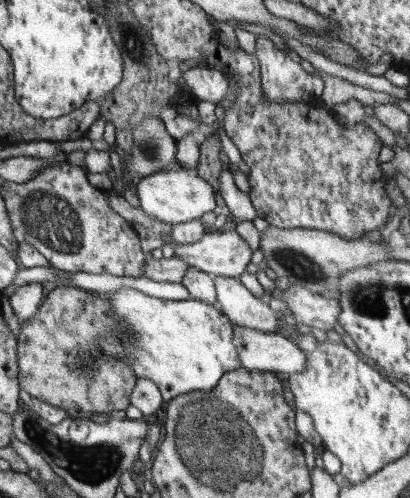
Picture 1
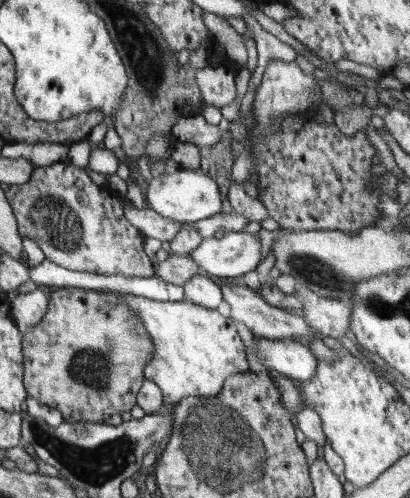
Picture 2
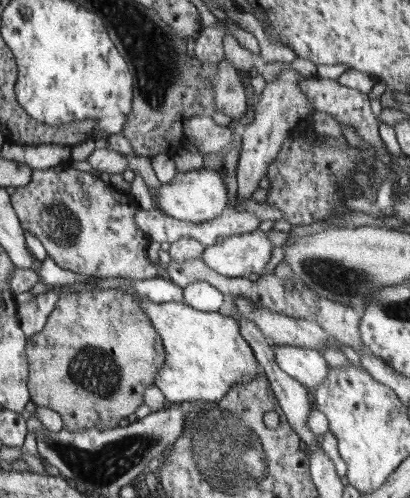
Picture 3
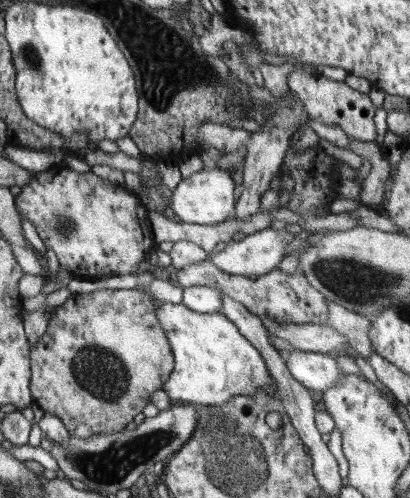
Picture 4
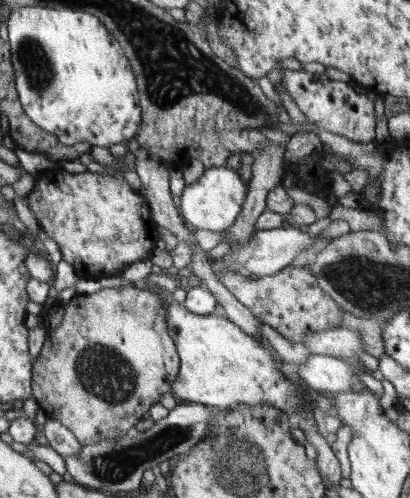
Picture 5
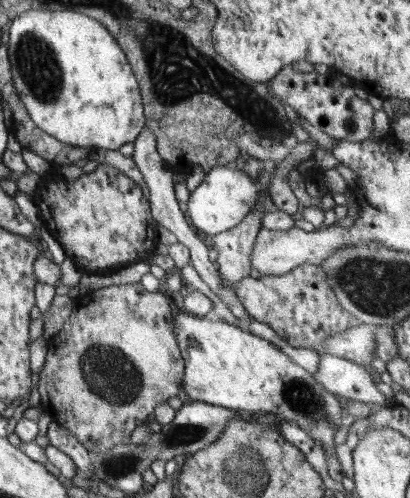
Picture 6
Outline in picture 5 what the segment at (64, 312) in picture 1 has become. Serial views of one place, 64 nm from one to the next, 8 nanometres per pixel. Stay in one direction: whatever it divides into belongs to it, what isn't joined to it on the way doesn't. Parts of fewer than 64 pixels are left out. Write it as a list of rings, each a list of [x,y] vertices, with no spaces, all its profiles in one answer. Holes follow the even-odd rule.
[[[147,276],[139,286],[101,288],[93,294],[75,294],[71,302],[63,304],[63,320],[51,330],[47,328],[41,354],[31,362],[31,396],[43,410],[45,418],[59,420],[73,432],[79,444],[95,444],[107,438],[121,438],[133,432],[133,426],[149,412],[149,406],[159,404],[161,396],[171,392],[177,378],[179,356],[169,336],[165,298],[159,296],[159,288],[147,286]]]

